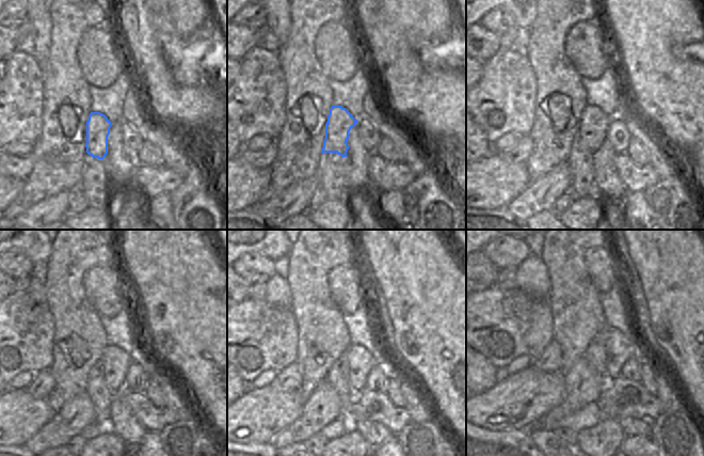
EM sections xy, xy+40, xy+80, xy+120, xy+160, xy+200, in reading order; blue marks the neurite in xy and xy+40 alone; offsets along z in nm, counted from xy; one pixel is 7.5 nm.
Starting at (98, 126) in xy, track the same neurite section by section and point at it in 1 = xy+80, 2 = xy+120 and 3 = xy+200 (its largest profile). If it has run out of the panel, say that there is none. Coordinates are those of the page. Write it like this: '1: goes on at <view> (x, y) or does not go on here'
1: goes on at xy+80 (593, 122)
2: goes on at xy+120 (115, 361)
3: goes on at xy+200 (619, 347)

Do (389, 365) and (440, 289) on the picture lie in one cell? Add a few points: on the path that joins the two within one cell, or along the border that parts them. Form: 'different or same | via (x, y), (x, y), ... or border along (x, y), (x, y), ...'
different | border along (399, 356), (403, 361)

